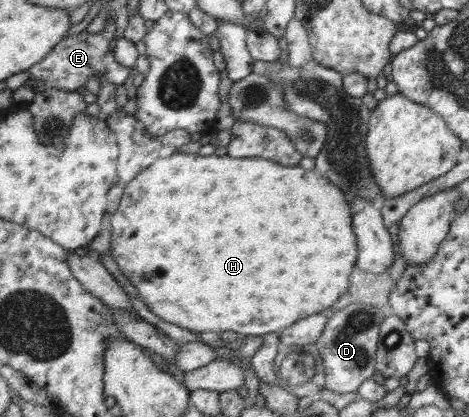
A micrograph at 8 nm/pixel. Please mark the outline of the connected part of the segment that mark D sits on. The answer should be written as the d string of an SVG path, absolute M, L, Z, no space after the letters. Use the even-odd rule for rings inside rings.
M364 303L349 304L328 318L315 343L323 360L325 388L337 393L355 393L376 373L376 349L382 342L380 325L383 318L385 315L381 310Z

